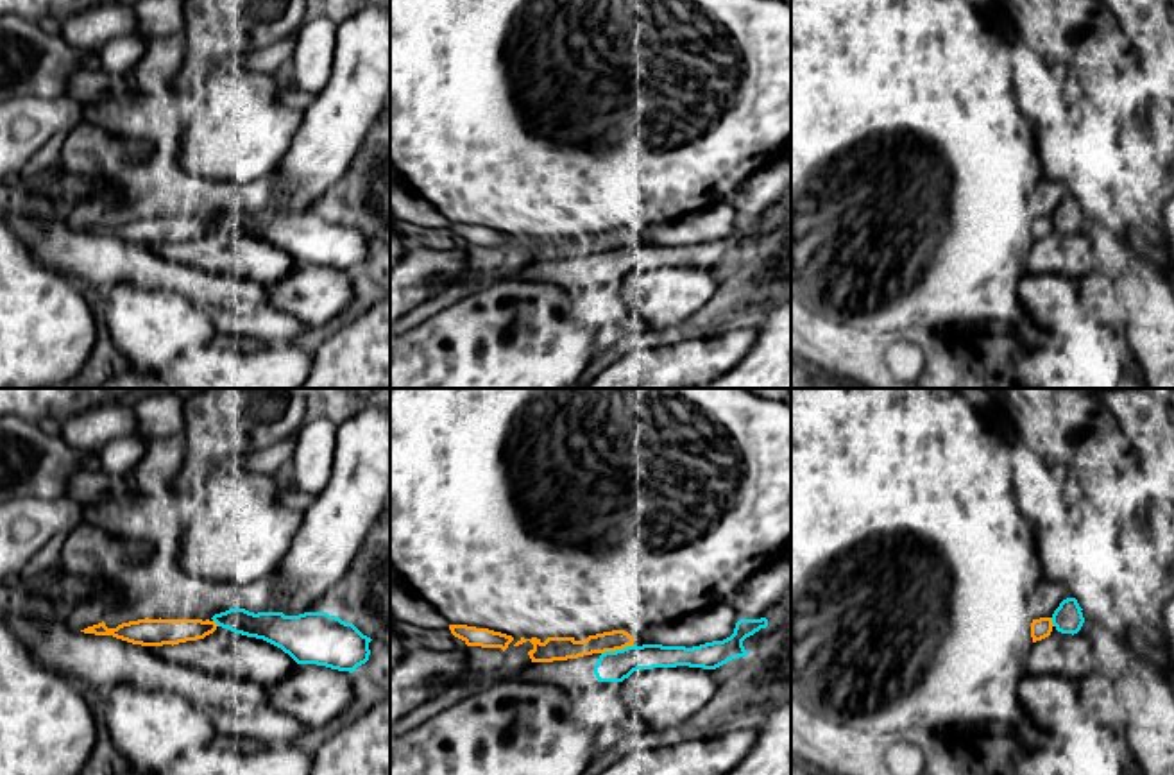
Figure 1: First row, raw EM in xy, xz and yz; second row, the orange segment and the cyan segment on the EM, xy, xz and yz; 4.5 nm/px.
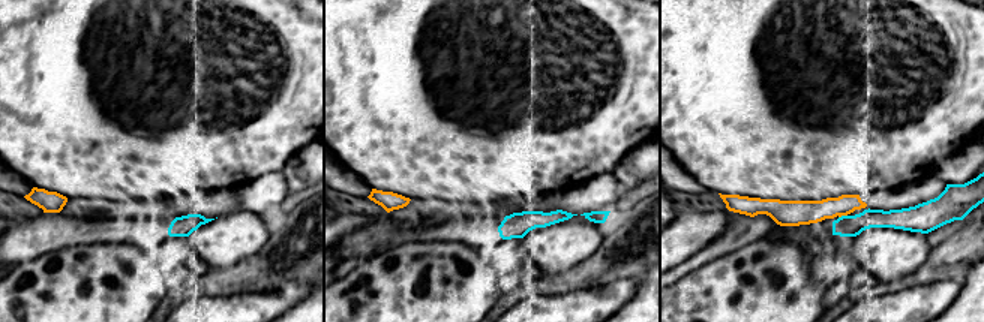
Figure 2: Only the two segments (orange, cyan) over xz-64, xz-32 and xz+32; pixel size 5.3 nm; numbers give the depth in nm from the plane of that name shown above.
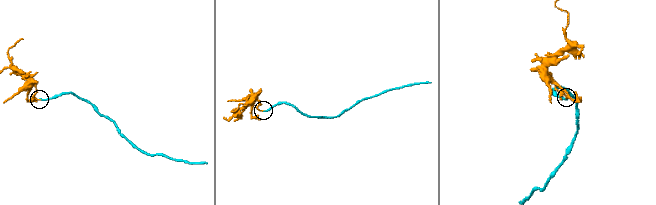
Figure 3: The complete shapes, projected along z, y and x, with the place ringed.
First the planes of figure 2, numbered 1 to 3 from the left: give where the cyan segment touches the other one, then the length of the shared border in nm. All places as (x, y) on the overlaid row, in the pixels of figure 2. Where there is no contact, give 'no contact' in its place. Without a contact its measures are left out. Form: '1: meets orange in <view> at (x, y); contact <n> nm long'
1: no contact
2: no contact
3: meets orange in xz+32 at (842, 214); contact 50 nm long

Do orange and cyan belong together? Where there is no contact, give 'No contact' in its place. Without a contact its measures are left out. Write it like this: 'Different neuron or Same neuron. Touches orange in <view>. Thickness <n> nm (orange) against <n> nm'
Different neuron. Touches orange in xz. Thickness 110 nm (orange) against 140 nm

